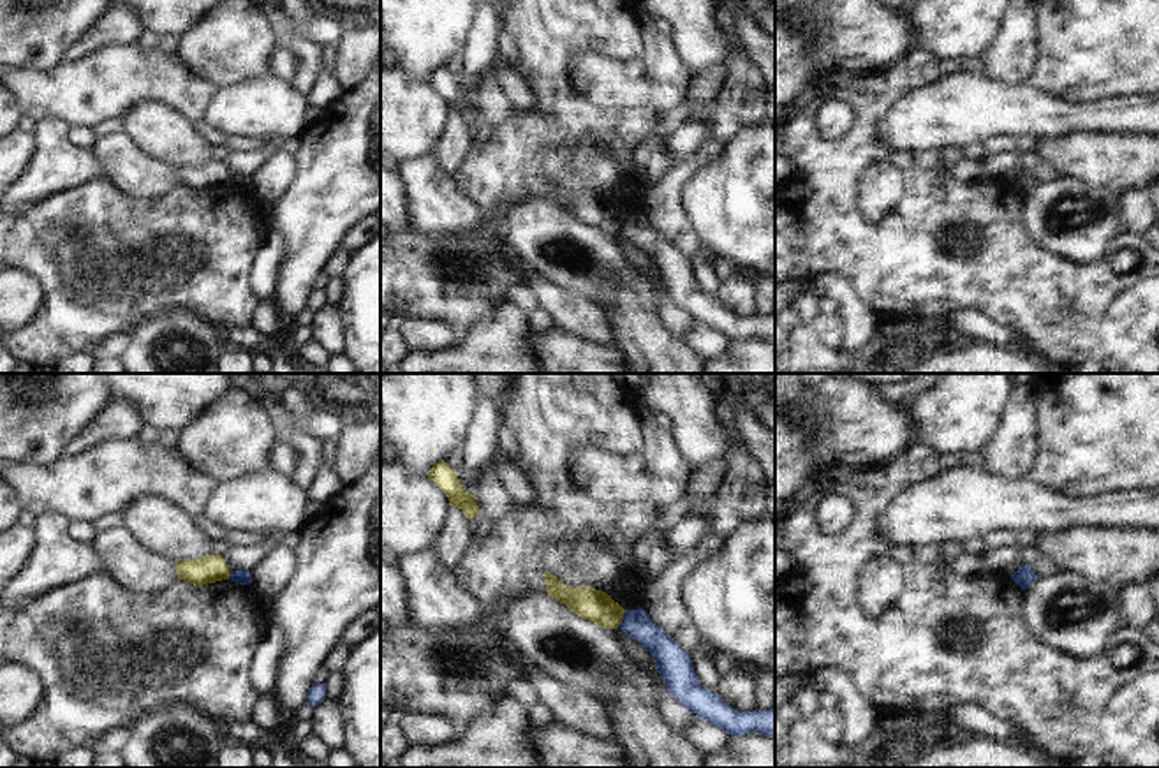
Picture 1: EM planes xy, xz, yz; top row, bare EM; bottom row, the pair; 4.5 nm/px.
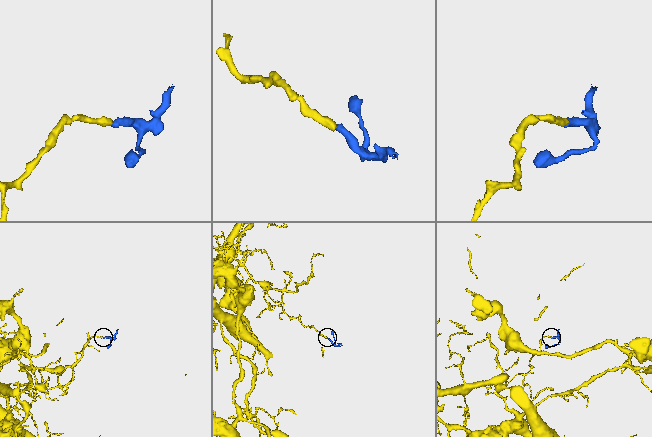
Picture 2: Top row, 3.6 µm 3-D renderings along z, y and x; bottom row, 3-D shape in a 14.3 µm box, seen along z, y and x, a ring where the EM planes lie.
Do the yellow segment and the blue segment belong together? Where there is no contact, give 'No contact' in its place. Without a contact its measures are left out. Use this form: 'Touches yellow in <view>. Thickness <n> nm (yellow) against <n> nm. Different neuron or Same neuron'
Touches yellow in xz. Thickness 150 nm (yellow) against 130 nm. Different neuron.

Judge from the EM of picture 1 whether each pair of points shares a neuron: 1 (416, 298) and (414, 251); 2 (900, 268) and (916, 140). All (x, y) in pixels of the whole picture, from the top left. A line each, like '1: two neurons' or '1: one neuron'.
1: one neuron
2: two neurons

